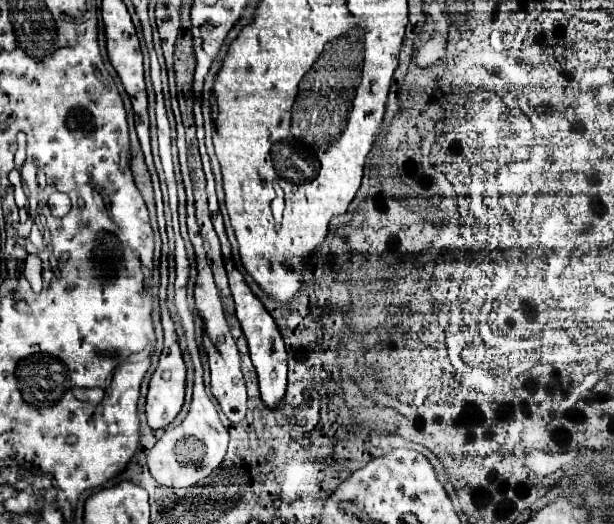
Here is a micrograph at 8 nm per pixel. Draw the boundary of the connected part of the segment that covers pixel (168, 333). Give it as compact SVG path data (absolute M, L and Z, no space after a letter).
M162 315L162 327L164 327L164 351L162 351L158 367L150 379L150 391L146 397L146 417L148 417L148 425L152 429L164 429L176 419L176 415L180 413L180 409L184 405L184 385L186 385L186 367L182 361L174 325L168 315Z

